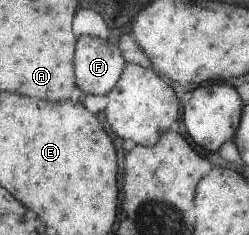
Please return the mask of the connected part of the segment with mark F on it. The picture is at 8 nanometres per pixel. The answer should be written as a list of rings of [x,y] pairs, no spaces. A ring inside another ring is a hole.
[[[94,36],[76,37],[73,70],[76,88],[83,94],[109,93],[126,67],[117,45]]]

